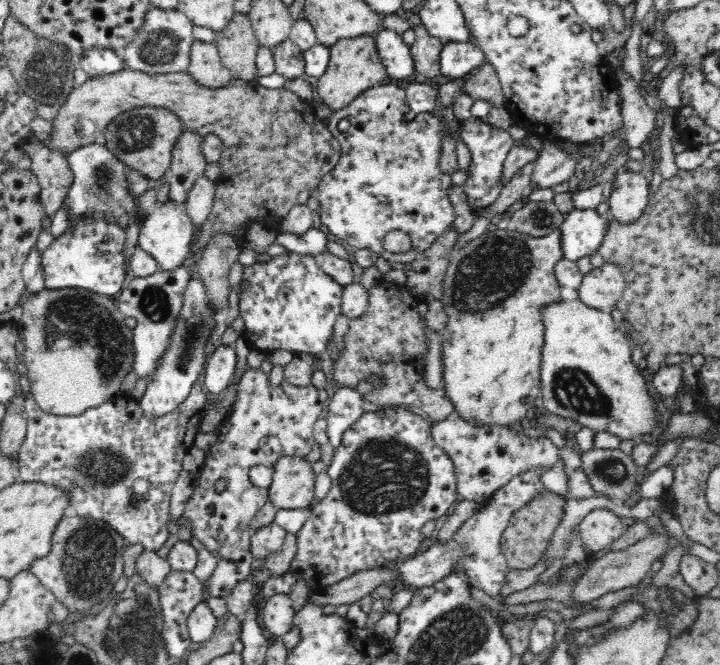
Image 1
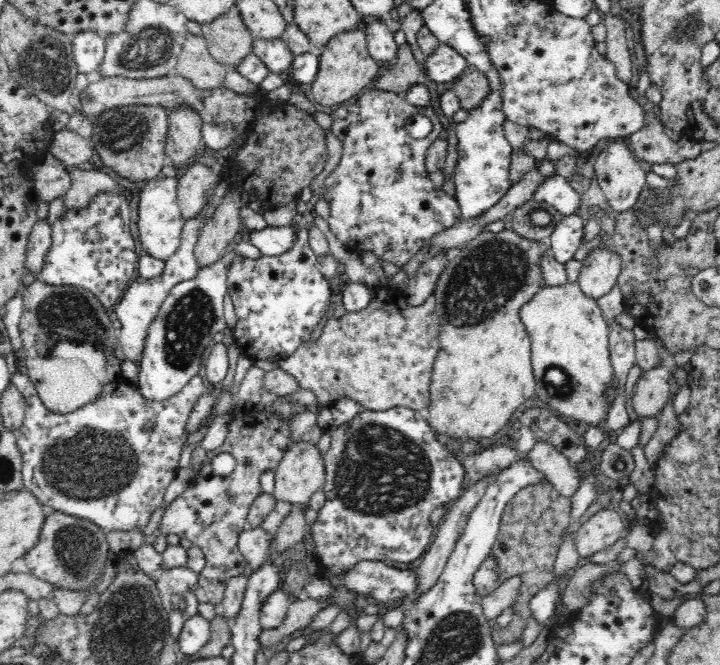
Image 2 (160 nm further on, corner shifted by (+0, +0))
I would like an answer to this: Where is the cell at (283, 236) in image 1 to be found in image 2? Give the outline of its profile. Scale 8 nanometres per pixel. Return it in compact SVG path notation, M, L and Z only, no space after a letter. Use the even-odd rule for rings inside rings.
M267 226L261 230L242 230L237 240L242 240L255 246L260 256L278 256L292 248L296 238L292 226Z

